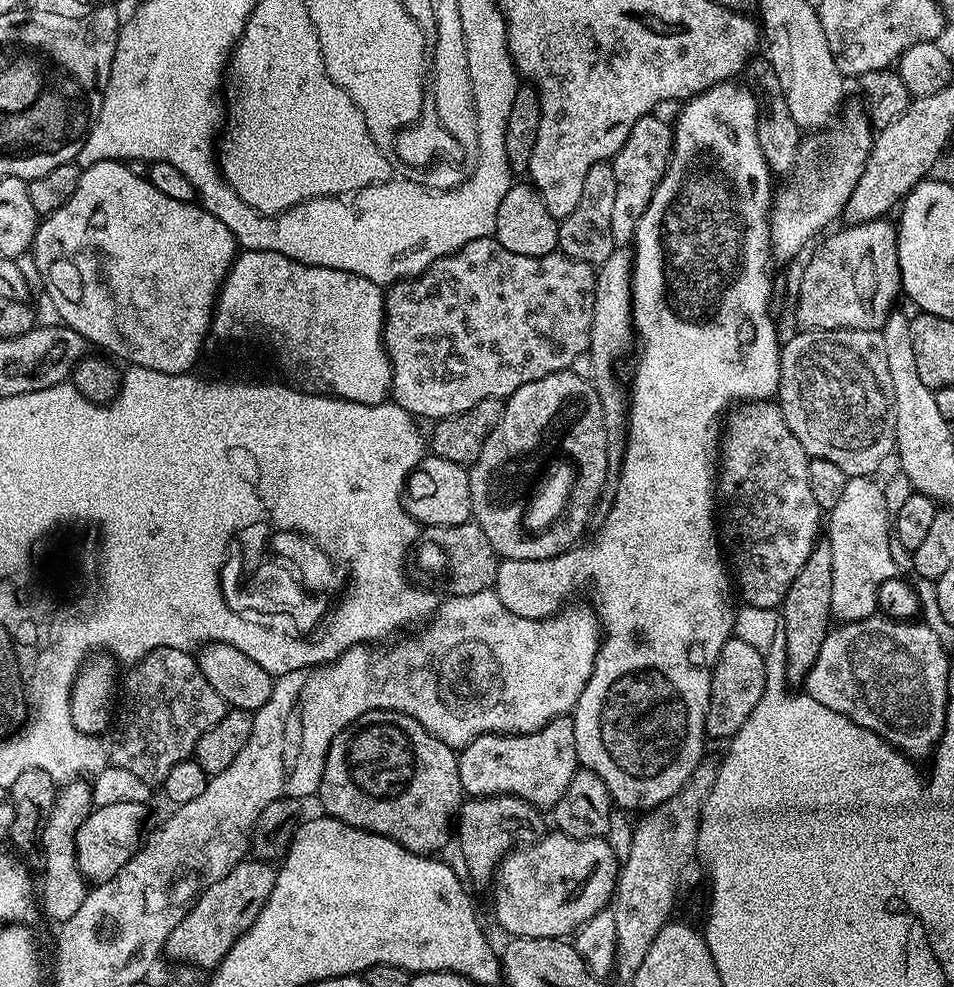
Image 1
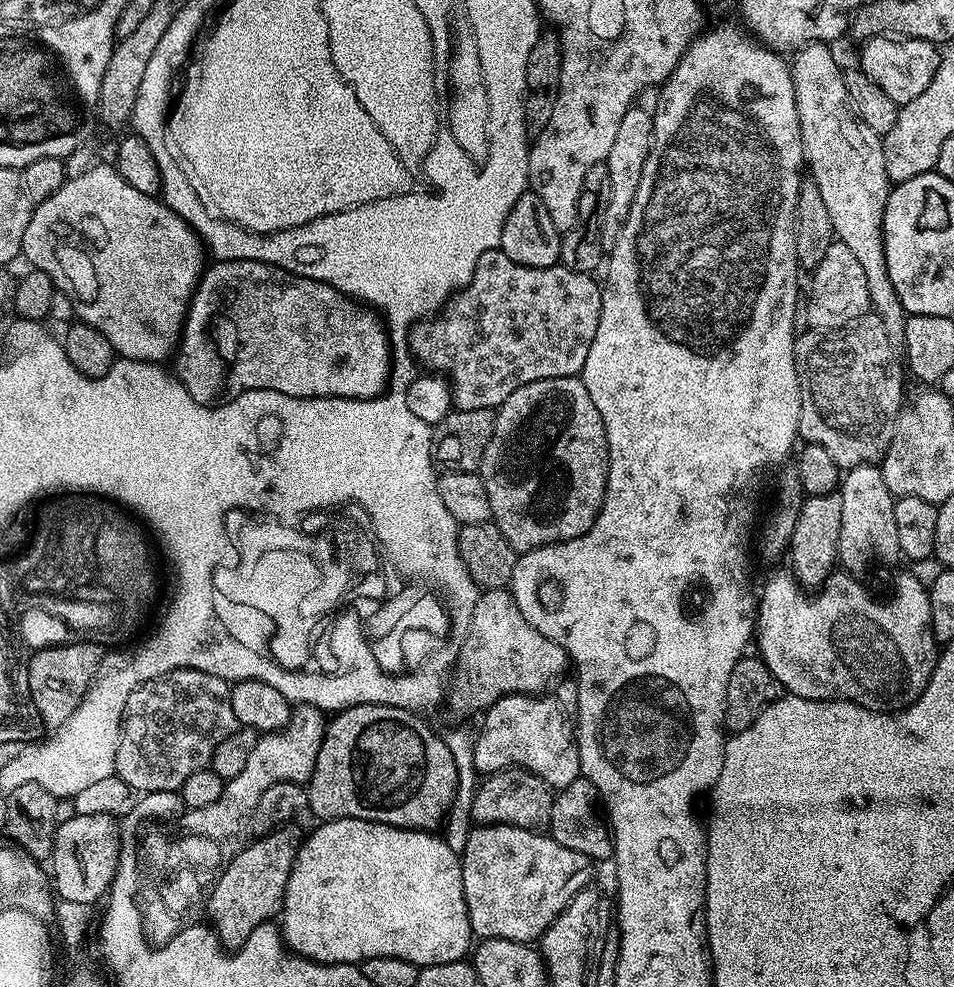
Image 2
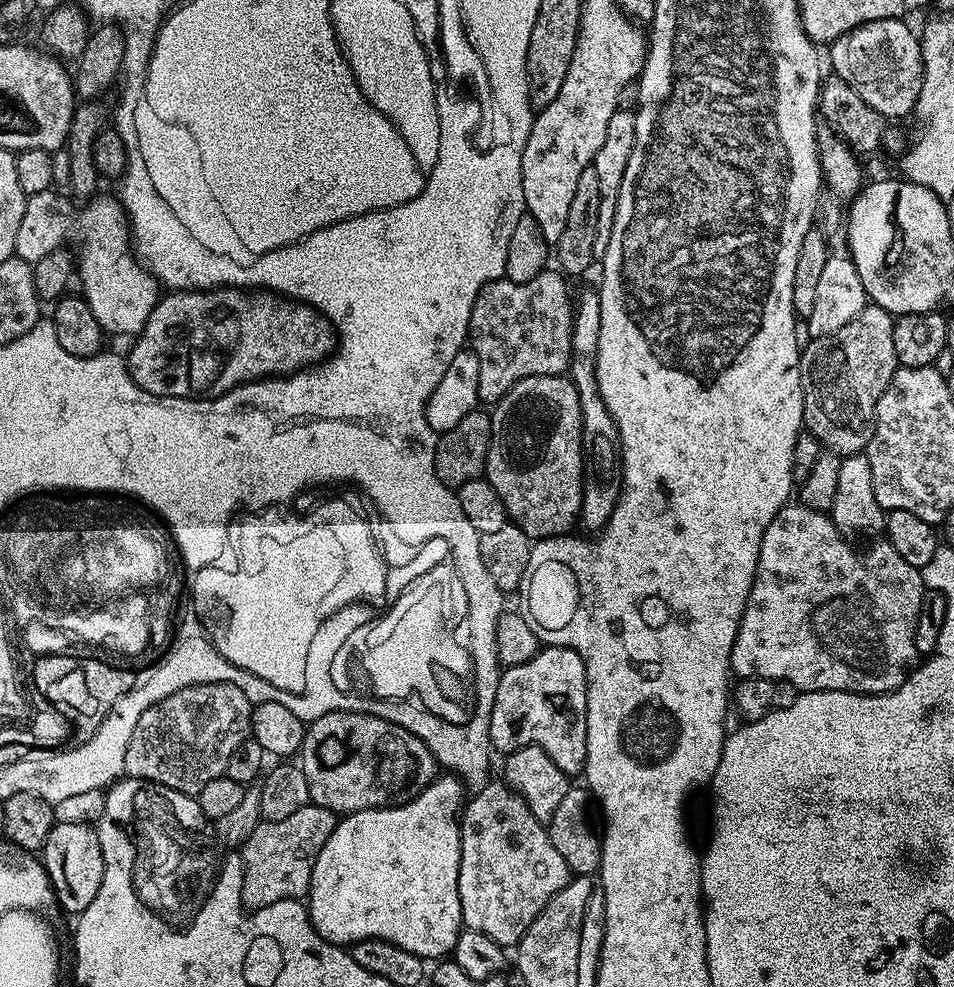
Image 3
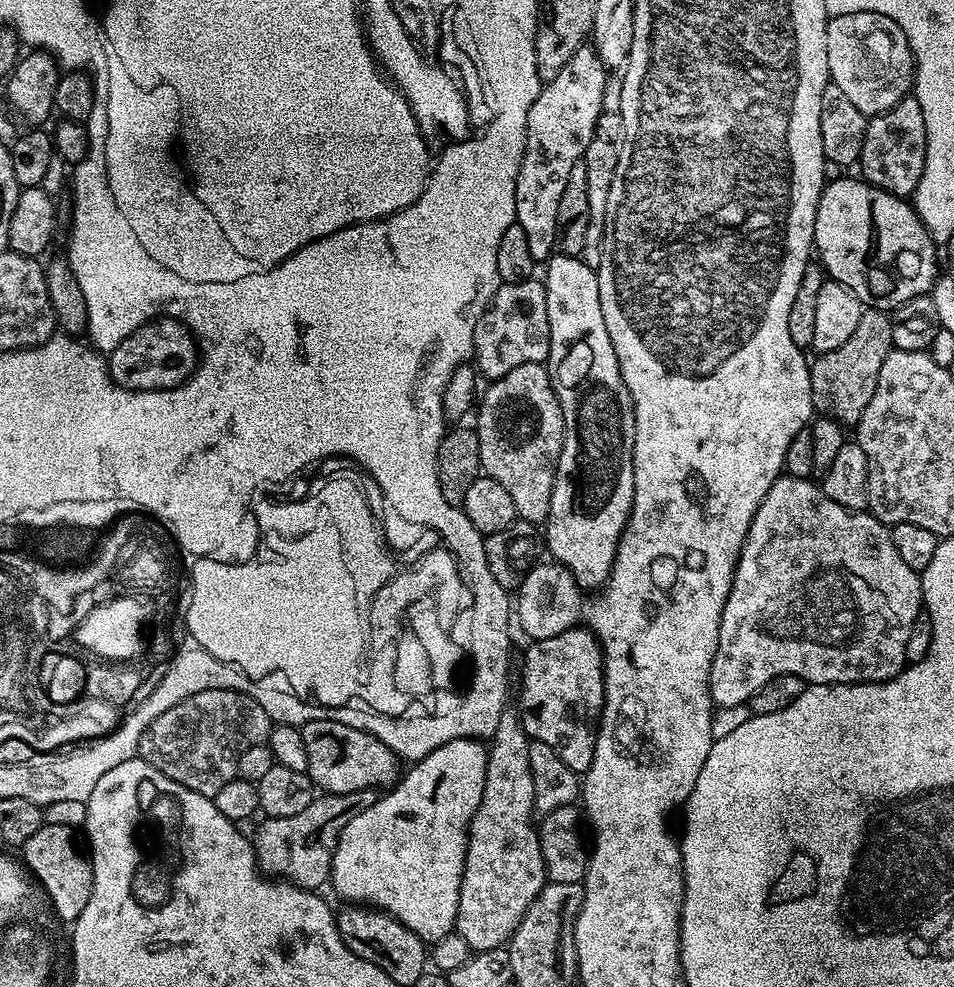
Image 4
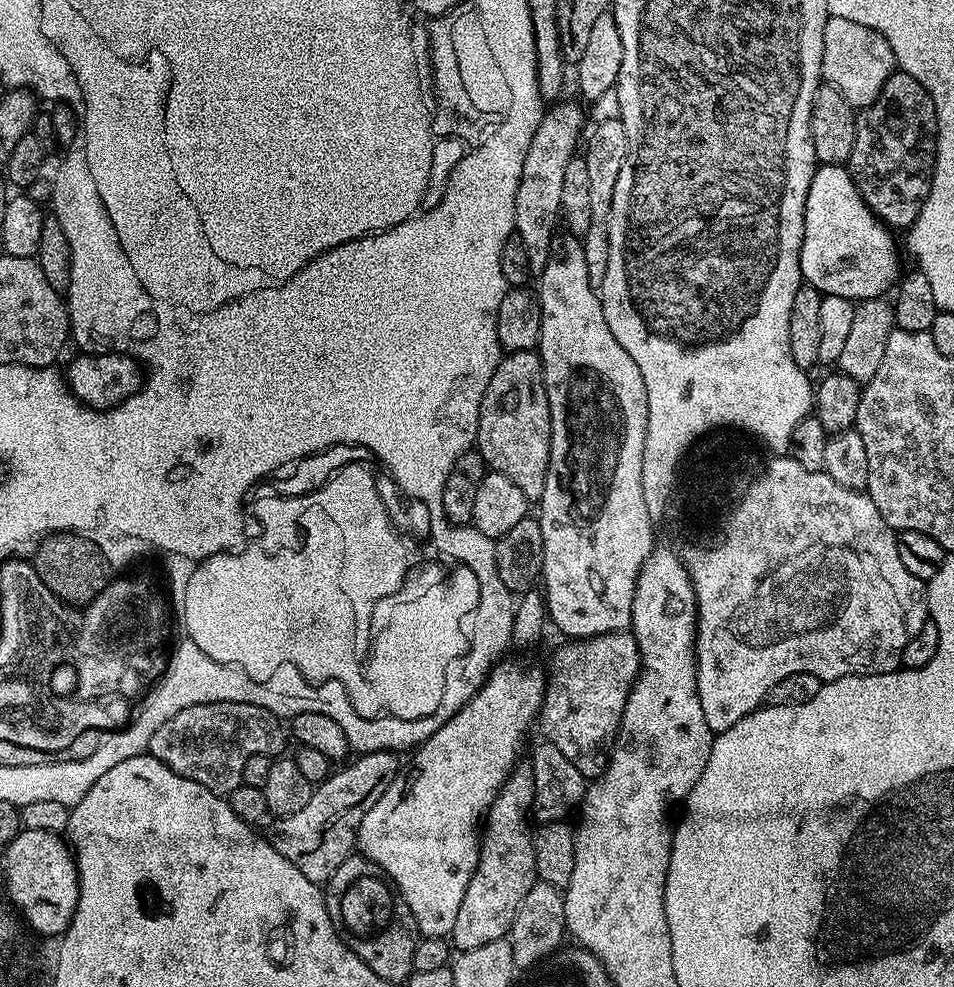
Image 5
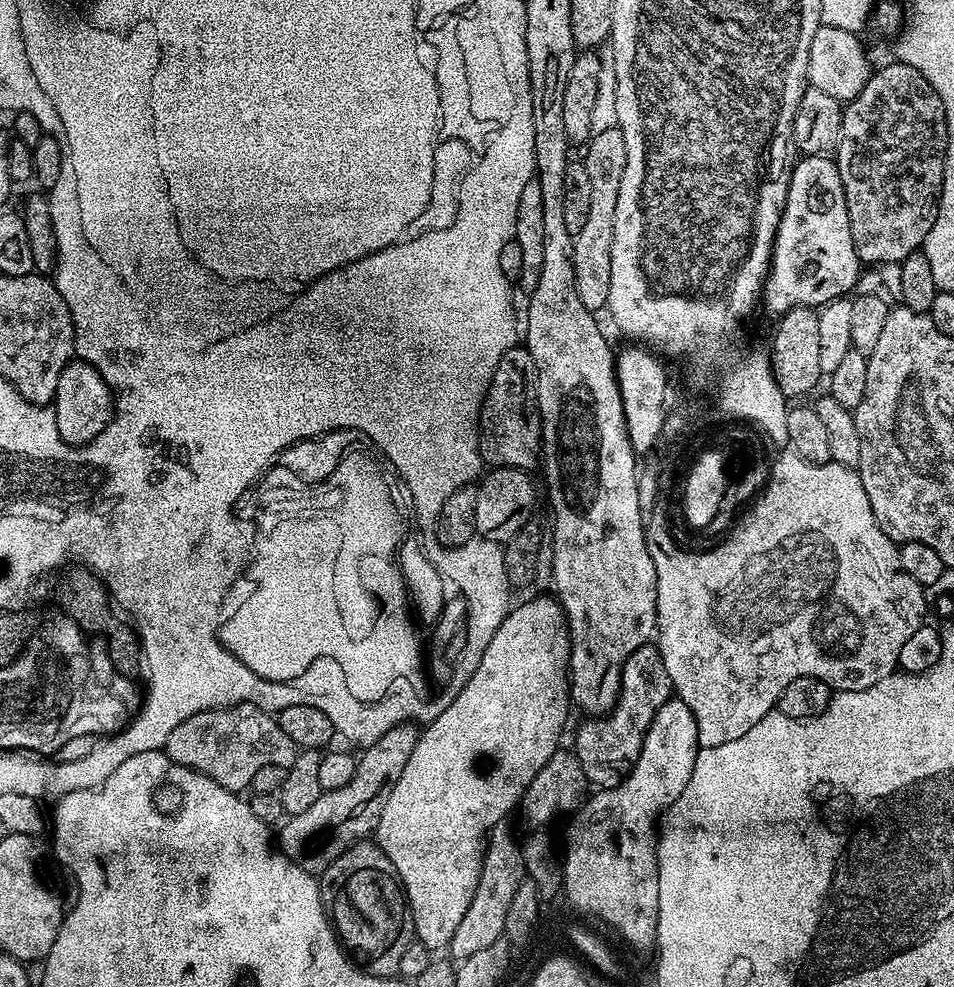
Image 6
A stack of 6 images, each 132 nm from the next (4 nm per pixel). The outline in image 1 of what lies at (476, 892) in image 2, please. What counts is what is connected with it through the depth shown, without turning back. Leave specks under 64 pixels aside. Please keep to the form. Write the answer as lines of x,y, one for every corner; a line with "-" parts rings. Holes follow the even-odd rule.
552,830
537,844
508,853
492,878
492,912
509,937
568,938
594,914
609,907
616,890
618,861
604,838
570,838

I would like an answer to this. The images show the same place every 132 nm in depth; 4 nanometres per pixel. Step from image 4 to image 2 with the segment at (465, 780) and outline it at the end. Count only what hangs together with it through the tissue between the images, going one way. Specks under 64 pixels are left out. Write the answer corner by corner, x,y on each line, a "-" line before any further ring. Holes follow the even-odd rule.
326,820
316,827
320,828
314,829
312,833
309,831
304,843
301,844
294,866
290,870
290,882
284,891
282,935
284,943
293,952
318,964
355,964
357,966
370,958
402,958
411,964
423,966
463,960
469,955
474,944
474,933
466,910
460,869
461,857
454,850
450,850
450,846
446,846
443,835
432,830
395,828
389,824
375,824
369,820

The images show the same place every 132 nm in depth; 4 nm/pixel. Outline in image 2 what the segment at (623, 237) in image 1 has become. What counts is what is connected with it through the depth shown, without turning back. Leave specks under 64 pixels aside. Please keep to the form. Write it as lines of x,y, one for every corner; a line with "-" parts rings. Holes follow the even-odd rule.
639,106
628,108
626,114
622,114
622,123
618,126
618,134
614,134
614,146
610,146
606,161
610,170
610,194
599,226
600,246
605,250
612,249
614,242
618,242
618,234
622,234
624,219
630,214
630,206
634,202
634,194
642,178
642,166
646,162
651,145
652,112

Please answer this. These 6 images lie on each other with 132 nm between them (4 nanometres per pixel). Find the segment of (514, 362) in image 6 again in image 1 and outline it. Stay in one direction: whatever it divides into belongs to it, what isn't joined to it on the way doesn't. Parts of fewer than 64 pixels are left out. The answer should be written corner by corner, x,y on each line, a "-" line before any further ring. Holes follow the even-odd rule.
576,370
555,372
546,378
538,378
507,397
498,426
490,434
490,438
486,438
478,458
468,468
471,519
482,530
482,534
486,534
498,557
506,560
544,560
544,547
540,543
529,543
526,538
521,538
520,528
516,528
516,524
520,524
520,504
524,504
528,488
534,487
536,472
540,472
540,468
544,468
544,464
548,464
552,456
568,458
574,465
569,506
580,508
580,516
593,515
592,499
607,480
607,474
610,474
609,439
610,433
604,424
604,411
597,385
583,380

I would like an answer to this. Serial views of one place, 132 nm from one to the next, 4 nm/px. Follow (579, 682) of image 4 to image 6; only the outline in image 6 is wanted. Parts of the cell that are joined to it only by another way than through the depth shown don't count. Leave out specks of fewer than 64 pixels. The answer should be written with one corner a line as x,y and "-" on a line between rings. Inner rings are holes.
652,642
638,646
638,650
634,650
634,654
630,654
630,658
624,663
620,697
616,699
616,705
613,706
611,713
603,718
585,719
585,724
576,732
574,751
578,762
582,762
582,774
586,774
589,785
597,789
613,788
628,777
634,762
638,762
638,754
642,750
642,742
646,738
650,722
654,722
658,710
662,710
664,703
673,699
673,696
670,674
666,674
666,666
662,662
659,647

